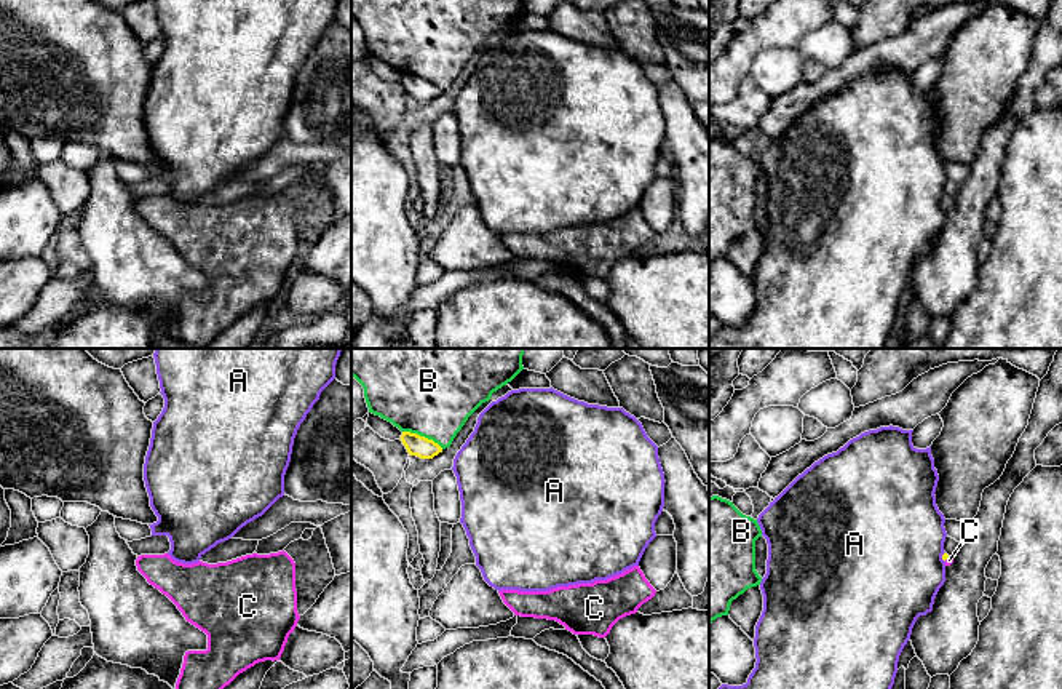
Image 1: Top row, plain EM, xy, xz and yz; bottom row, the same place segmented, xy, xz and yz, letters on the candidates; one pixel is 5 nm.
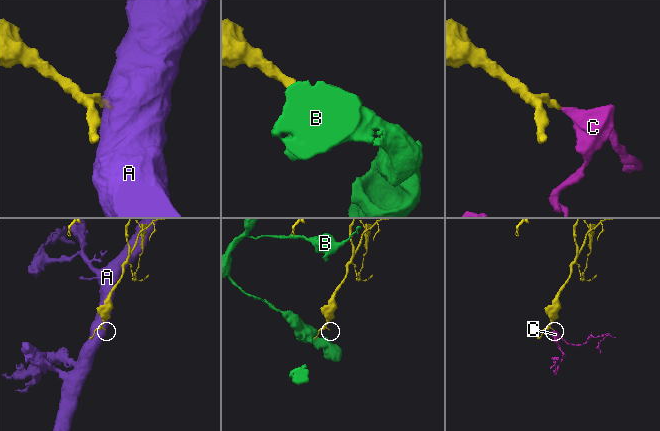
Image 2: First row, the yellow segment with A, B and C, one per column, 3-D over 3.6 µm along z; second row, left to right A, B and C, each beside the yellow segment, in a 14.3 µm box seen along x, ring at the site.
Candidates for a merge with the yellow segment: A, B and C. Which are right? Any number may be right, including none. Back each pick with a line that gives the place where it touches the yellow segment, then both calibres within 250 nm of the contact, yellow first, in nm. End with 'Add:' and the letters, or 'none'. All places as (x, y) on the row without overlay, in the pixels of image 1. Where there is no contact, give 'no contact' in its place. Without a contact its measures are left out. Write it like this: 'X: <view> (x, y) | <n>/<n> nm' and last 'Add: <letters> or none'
C: yz (946, 200) | 30/40 nm
Add: C

